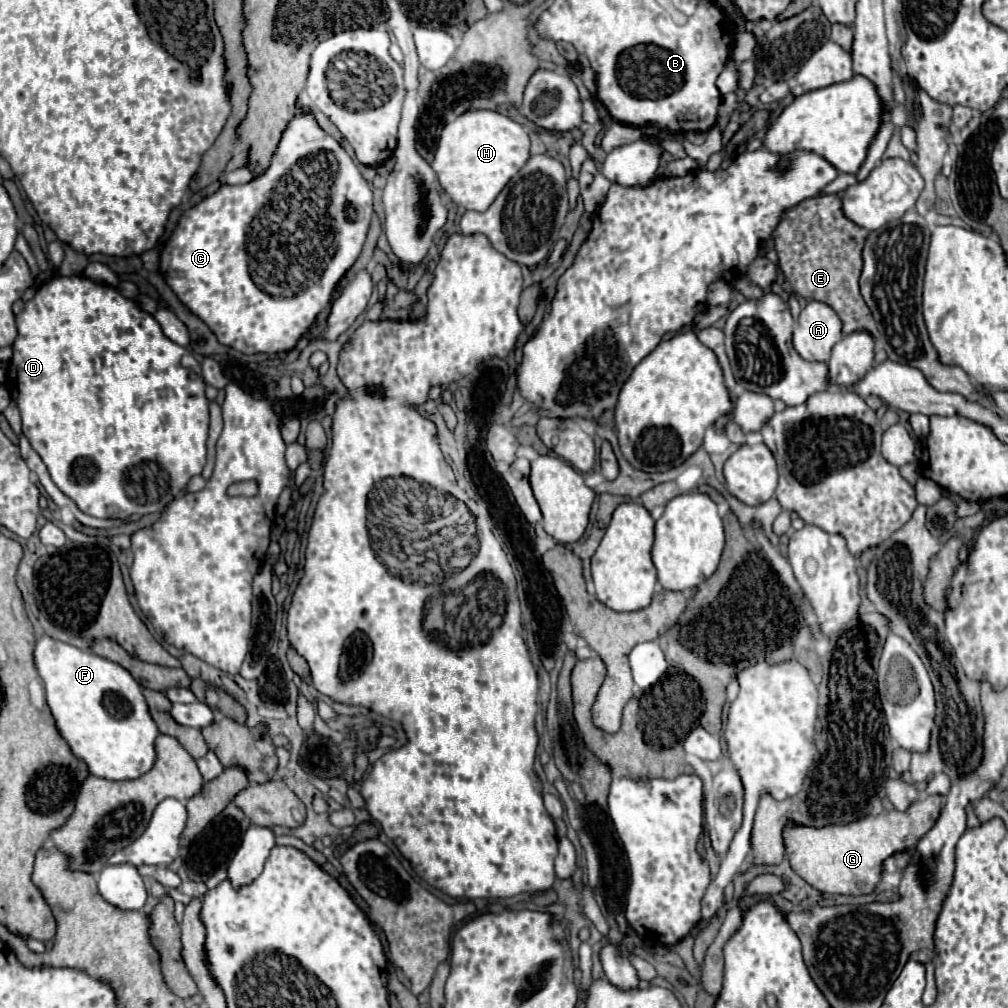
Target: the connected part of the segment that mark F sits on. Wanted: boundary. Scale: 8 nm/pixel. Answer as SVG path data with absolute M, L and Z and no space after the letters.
M41 636L35 644L35 666L45 682L47 704L61 736L65 736L73 754L87 762L93 776L135 780L153 768L159 728L149 714L139 682L129 670L49 636Z

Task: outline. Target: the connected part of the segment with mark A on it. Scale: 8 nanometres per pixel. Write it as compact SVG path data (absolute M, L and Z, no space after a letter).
M809 302L793 330L793 346L801 358L827 362L833 346L843 338L841 320L833 308L823 302Z

